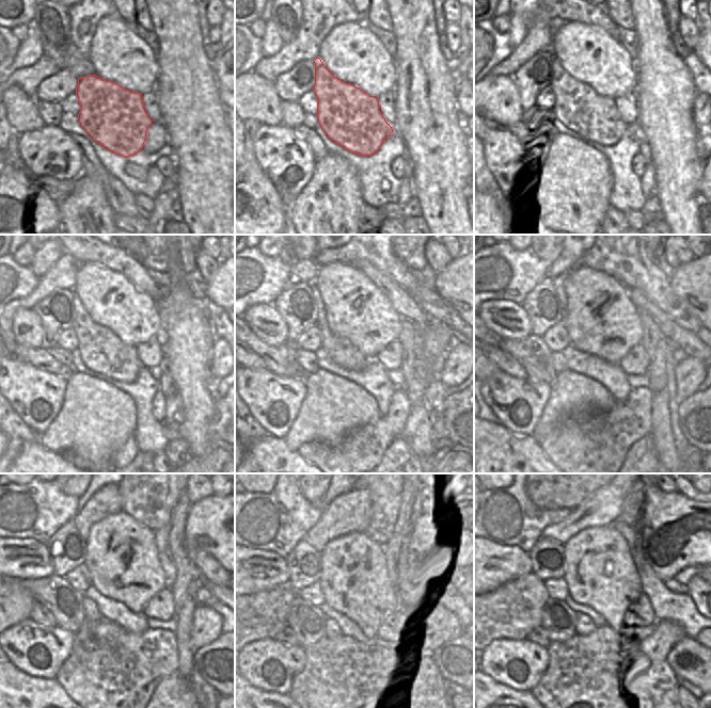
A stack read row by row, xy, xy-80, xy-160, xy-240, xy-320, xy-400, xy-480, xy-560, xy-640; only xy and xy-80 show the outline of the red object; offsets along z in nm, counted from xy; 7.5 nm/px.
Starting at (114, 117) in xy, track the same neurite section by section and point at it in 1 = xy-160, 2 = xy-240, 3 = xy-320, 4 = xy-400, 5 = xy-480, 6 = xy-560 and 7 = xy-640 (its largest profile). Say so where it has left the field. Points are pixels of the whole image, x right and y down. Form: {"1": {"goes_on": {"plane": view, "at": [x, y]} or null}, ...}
{"1": {"goes_on": {"plane": "xy-160", "at": [581, 112]}}, "2": {"goes_on": {"plane": "xy-240", "at": [100, 350]}}, "3": {"goes_on": {"plane": "xy-320", "at": [341, 351]}}, "4": {"goes_on": {"plane": "xy-400", "at": [558, 283]}}, "5": {"goes_on": {"plane": "xy-480", "at": [107, 500]}}, "6": {"goes_on": {"plane": "xy-560", "at": [350, 511]}}, "7": {"goes_on": {"plane": "xy-640", "at": [602, 508]}}}

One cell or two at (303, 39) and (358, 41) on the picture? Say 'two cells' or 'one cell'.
two cells

